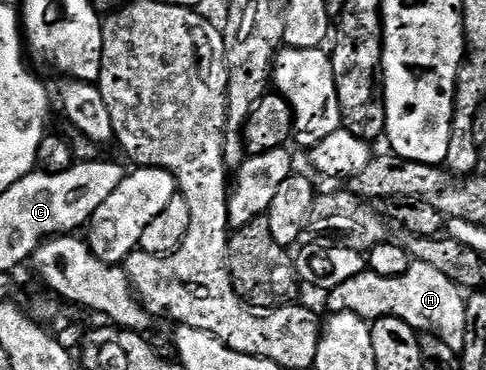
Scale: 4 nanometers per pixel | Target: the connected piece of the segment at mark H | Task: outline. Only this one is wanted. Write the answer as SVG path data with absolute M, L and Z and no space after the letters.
M415 261L405 275L396 277L382 277L362 271L333 287L326 297L331 313L352 313L368 323L374 323L382 317L396 317L409 323L409 327L419 333L432 333L445 339L453 351L461 353L465 347L467 298L464 290L429 263Z

